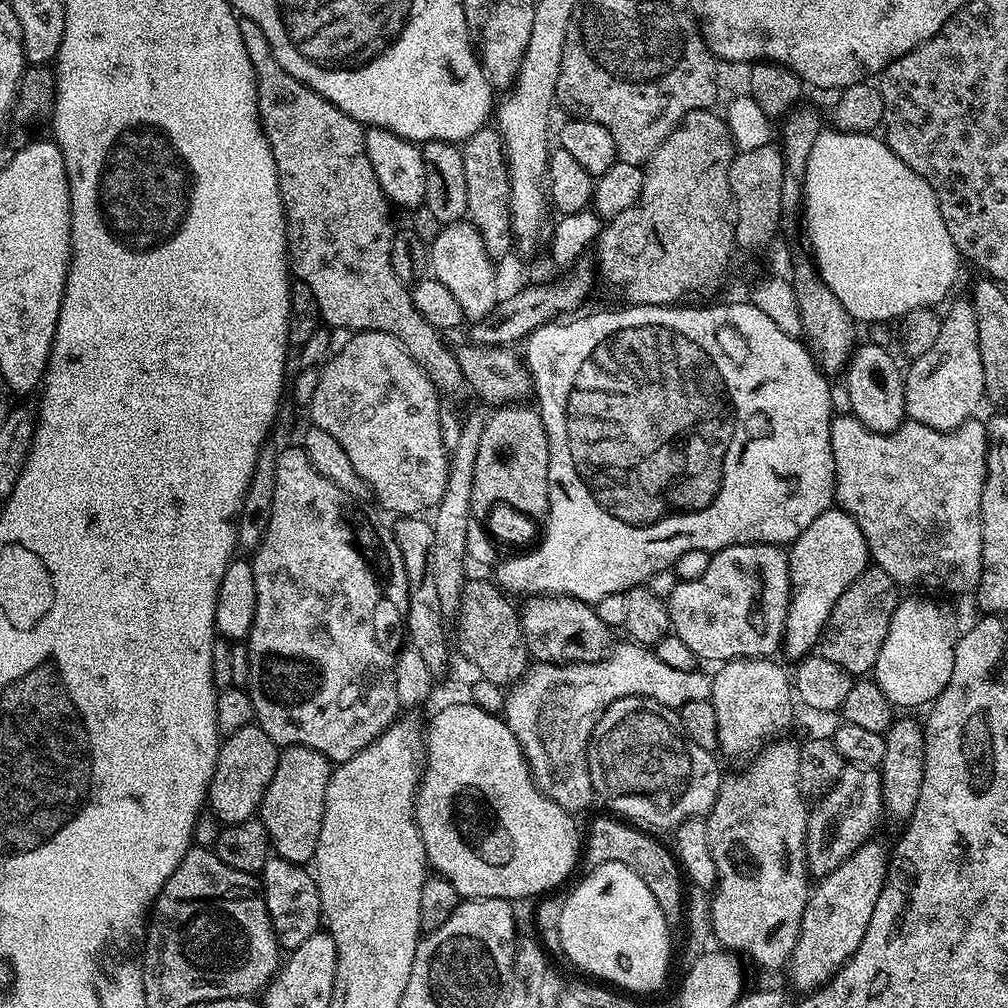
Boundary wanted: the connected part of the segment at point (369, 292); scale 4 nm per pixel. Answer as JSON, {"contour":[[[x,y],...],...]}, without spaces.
{"contour":[[[241,19],[240,33],[256,75],[256,105],[260,111],[260,124],[264,127],[264,137],[274,154],[274,166],[284,207],[284,225],[288,227],[288,262],[291,275],[310,286],[318,301],[320,319],[329,329],[349,328],[347,331],[352,334],[390,334],[398,338],[410,358],[418,362],[437,393],[465,390],[464,374],[455,351],[448,349],[440,329],[430,326],[430,322],[426,322],[426,318],[422,318],[422,314],[414,308],[409,285],[403,284],[398,274],[394,274],[394,266],[390,262],[394,235],[392,216],[388,213],[390,201],[378,184],[378,174],[374,174],[374,166],[370,166],[370,158],[366,154],[365,125],[350,118],[350,114],[338,110],[338,106],[322,98],[322,94],[318,94],[310,86],[298,82],[298,78],[286,74],[286,70],[278,66],[270,50],[270,42],[266,42],[262,30],[255,22]]]}

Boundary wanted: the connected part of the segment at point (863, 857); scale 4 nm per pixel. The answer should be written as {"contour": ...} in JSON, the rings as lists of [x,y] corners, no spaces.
{"contour":[[[879,839],[868,840],[838,870],[829,876],[819,877],[820,884],[811,889],[802,914],[802,926],[798,942],[786,965],[786,973],[800,994],[808,994],[828,983],[849,958],[858,950],[866,935],[866,926],[878,906],[878,894],[882,894],[884,880],[888,877],[889,849],[883,848]]]}

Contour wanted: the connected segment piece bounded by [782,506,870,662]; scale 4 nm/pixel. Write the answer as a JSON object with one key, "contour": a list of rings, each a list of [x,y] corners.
{"contour":[[[827,508],[787,549],[792,594],[788,598],[788,613],[784,627],[783,655],[799,662],[819,645],[824,627],[834,610],[834,602],[870,566],[866,538],[858,530],[858,522],[843,508]]]}

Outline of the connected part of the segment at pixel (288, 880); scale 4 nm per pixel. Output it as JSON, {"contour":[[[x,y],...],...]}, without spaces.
{"contour":[[[269,855],[262,873],[262,895],[281,949],[291,950],[302,946],[306,938],[321,931],[322,917],[318,886],[315,875],[305,865],[291,864],[278,855]]]}

